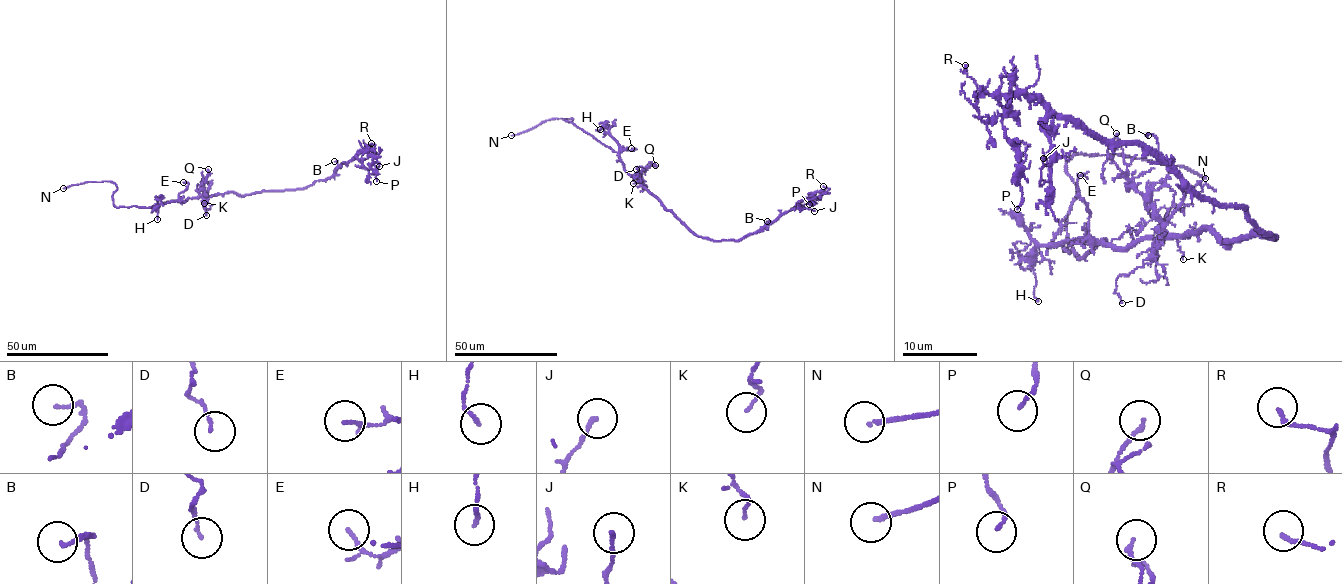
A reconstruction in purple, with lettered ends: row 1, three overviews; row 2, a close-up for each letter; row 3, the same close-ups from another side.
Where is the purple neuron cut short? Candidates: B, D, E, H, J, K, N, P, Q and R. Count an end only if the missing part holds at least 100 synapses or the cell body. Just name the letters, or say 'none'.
N

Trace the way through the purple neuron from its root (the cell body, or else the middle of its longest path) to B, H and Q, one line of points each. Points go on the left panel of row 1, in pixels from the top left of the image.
B: (230, 192), (245, 195), (306, 188), (331, 177), (337, 166), (334, 161)
H: (230, 192), (161, 203), (157, 219)
Q: (230, 192), (206, 196), (202, 186), (208, 169)

